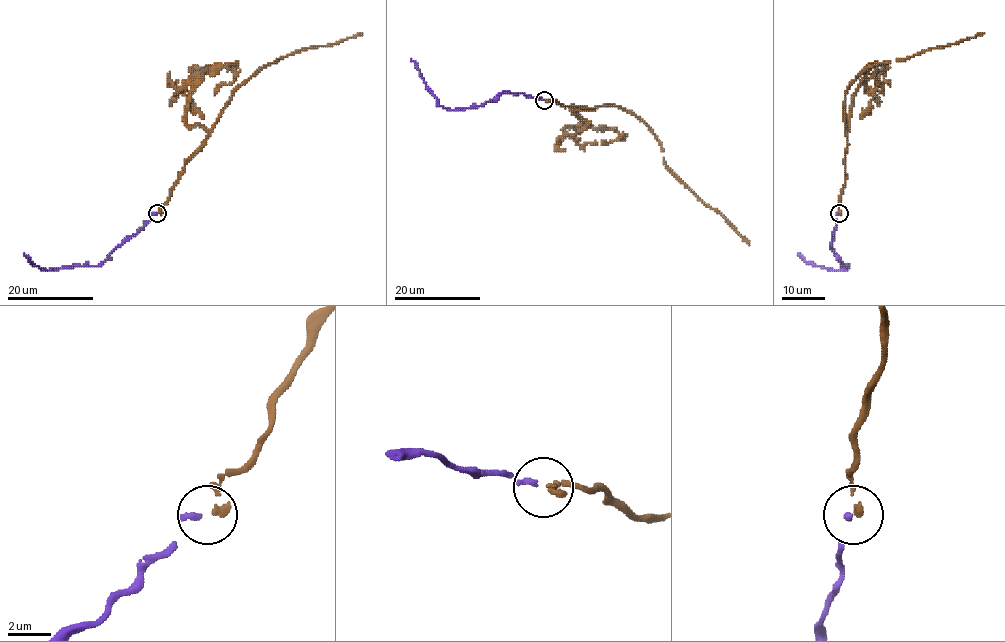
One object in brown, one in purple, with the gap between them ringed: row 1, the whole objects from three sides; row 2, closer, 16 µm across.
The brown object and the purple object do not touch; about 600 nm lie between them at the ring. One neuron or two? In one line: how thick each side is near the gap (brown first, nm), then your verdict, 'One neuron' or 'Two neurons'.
Thickness 320 nm (brown) against 260 nm. One neuron

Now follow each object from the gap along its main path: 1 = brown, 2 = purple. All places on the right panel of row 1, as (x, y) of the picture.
1: (839, 213), (846, 146), (844, 99), (850, 85), (866, 69), (875, 64), (901, 60), (983, 32)
2: (839, 213), (831, 249), (842, 265), (849, 266), (846, 269), (808, 263), (797, 253)

